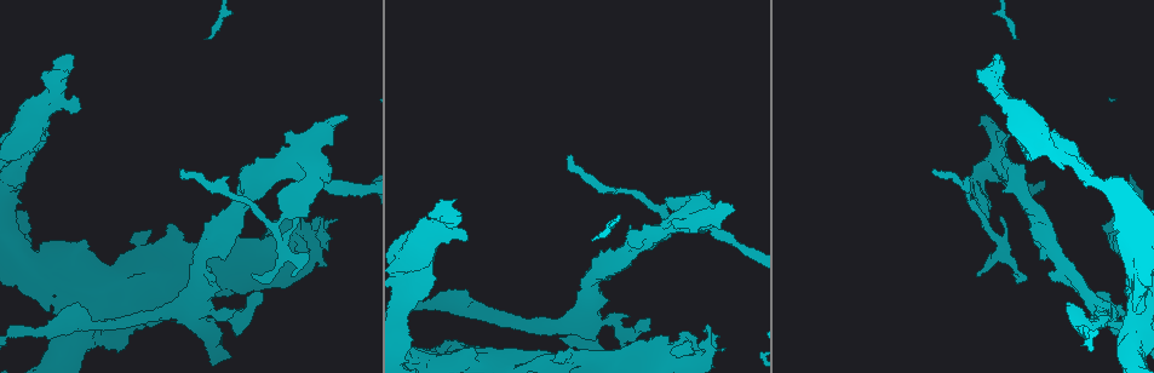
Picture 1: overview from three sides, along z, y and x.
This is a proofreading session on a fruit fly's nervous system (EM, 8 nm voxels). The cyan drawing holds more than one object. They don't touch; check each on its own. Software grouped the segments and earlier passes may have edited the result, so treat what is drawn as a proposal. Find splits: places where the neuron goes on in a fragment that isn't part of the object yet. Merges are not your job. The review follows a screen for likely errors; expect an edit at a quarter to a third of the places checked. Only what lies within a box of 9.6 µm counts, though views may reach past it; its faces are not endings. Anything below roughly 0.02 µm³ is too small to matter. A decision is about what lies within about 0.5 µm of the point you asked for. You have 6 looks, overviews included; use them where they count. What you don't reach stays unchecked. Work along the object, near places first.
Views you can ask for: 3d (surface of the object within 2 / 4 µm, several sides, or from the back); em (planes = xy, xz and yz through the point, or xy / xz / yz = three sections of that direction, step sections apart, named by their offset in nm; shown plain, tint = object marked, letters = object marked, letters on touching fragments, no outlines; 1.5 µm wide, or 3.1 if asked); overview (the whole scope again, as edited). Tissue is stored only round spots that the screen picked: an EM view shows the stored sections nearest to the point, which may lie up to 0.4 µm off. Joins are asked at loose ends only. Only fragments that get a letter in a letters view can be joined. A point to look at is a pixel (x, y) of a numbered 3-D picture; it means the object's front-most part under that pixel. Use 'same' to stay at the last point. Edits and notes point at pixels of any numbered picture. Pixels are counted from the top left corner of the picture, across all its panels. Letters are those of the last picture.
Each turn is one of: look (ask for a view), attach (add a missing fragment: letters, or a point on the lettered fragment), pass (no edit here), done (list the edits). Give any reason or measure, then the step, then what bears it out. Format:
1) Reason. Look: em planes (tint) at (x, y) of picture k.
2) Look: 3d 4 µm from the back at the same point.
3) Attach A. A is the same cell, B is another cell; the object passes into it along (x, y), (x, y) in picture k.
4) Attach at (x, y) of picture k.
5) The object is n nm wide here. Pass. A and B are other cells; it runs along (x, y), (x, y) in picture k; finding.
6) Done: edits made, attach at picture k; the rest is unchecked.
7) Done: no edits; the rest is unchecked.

An open end. Look: em xz step 4 (letters) at (465, 290) of picture 1.

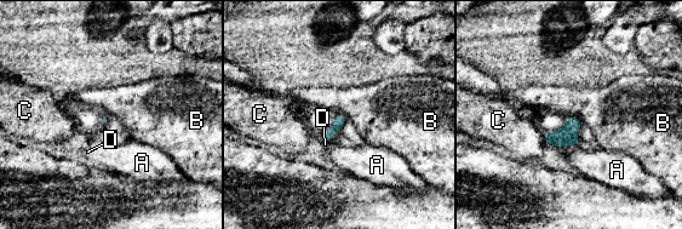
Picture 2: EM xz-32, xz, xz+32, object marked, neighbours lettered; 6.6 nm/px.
Another direction. Look: em yz step 4 (letters) at the same point.

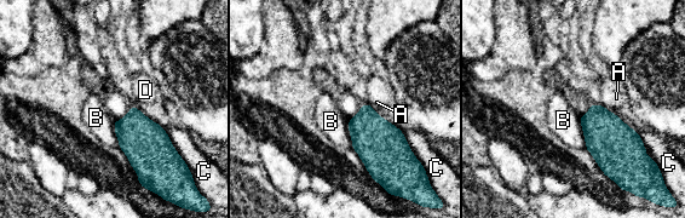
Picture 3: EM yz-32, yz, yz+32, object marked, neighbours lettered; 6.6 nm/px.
Pass. A, B, C and D are other cells; a border runs along (579, 116), (585, 147) in picture 3; no lettered fragment goes on from it.

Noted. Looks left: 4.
An open end. Look: 3d 4 µm at (647, 320) of picture 1.

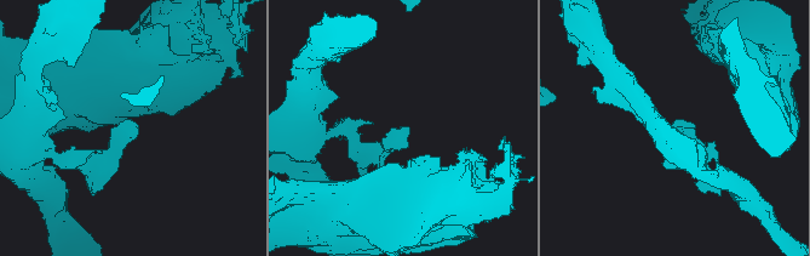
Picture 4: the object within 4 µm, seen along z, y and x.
Need the tissue. Look: em xy step 8 (letters) at (135, 123) of picture 4.

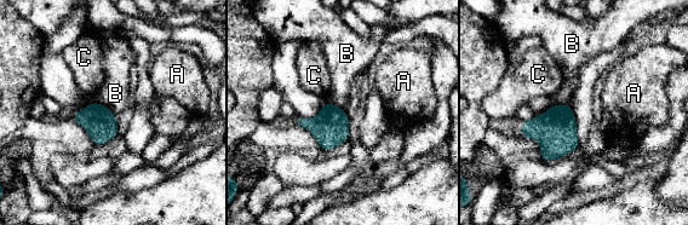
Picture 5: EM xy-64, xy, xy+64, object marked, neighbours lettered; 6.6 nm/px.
Another direction. Look: em planes (letters) at the same point.

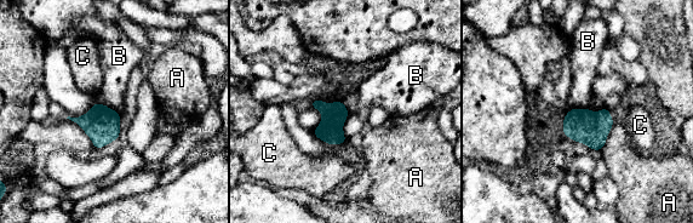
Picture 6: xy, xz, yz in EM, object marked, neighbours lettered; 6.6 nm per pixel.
Pass. A, B and C are other cells; a border runs along (96, 101), (113, 108), (119, 114) in picture 6; no lettered fragment goes on from it.

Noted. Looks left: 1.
Done: no edits; the rest is unchecked.

